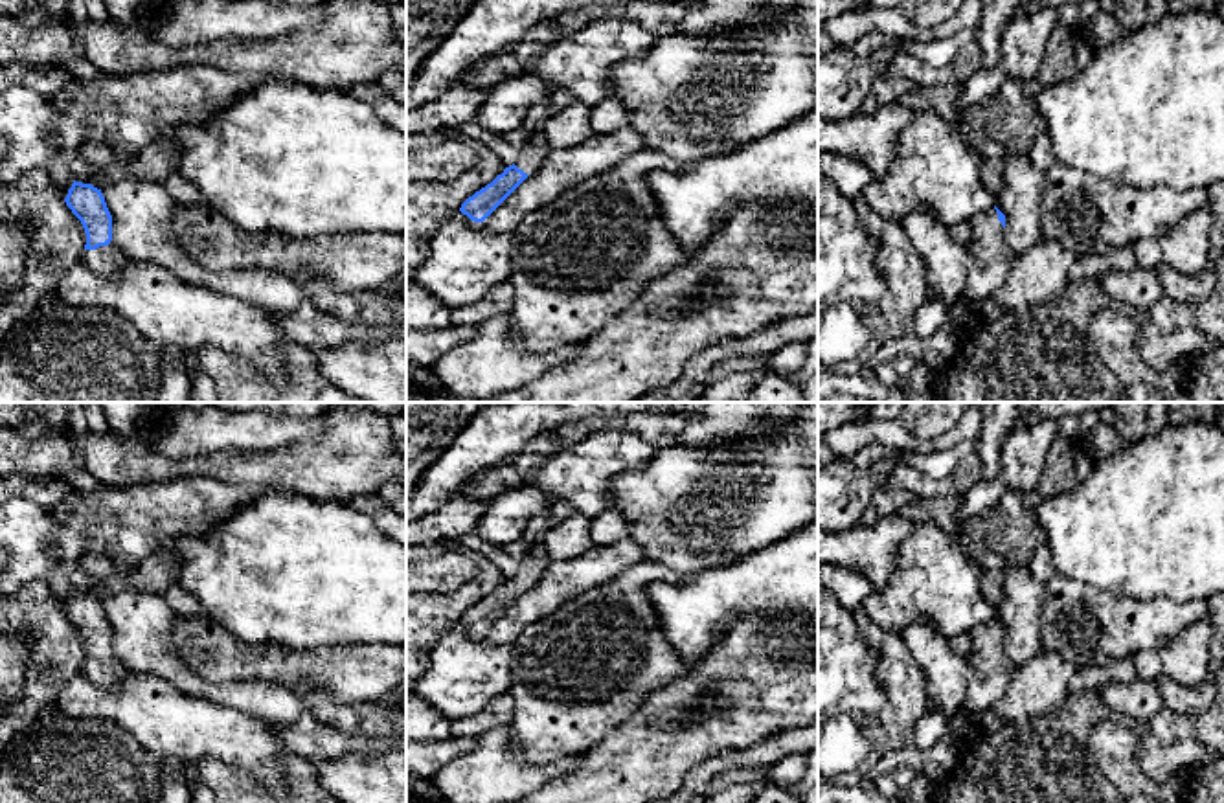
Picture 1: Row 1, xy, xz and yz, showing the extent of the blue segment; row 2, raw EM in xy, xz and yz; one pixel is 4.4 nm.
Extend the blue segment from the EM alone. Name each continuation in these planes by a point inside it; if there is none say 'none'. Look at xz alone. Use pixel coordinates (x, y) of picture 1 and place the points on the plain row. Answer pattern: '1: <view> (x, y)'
1: xz (530, 568)

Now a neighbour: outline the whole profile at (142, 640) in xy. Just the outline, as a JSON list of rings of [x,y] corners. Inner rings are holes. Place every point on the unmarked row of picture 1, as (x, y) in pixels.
[[[83,555],[75,564],[103,590],[101,605],[112,627],[112,654],[132,673],[160,676],[186,695],[279,728],[298,718],[303,709],[300,698],[276,682],[254,678],[211,684],[189,669],[173,650],[171,627],[176,614],[164,595],[132,588],[103,555]]]

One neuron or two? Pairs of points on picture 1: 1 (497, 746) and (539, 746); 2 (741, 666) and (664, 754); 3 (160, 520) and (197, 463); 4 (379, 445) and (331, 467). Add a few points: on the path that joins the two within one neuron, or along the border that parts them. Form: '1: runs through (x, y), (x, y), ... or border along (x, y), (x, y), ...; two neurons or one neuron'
1: border along (508, 726), (508, 748), (517, 757), (550, 763); two neurons
2: runs through (741, 693), (741, 702), (708, 735), (691, 737); one neuron
3: border along (147, 482), (214, 476), (232, 486); two neurons
4: runs through (368, 445), (353, 458), (342, 462); one neuron

